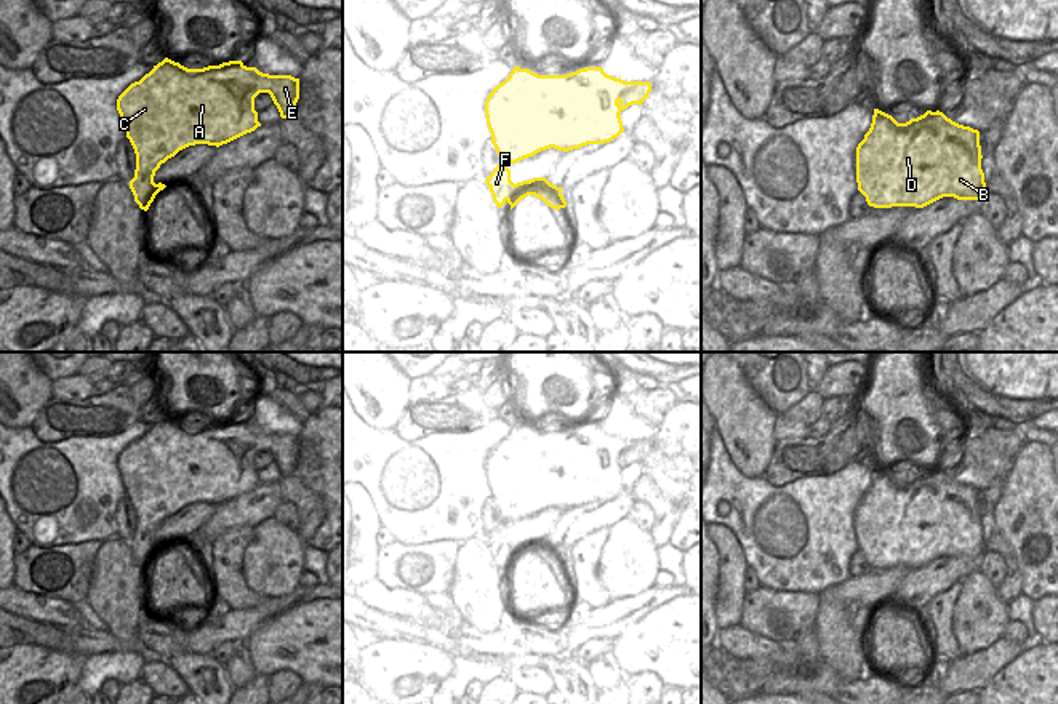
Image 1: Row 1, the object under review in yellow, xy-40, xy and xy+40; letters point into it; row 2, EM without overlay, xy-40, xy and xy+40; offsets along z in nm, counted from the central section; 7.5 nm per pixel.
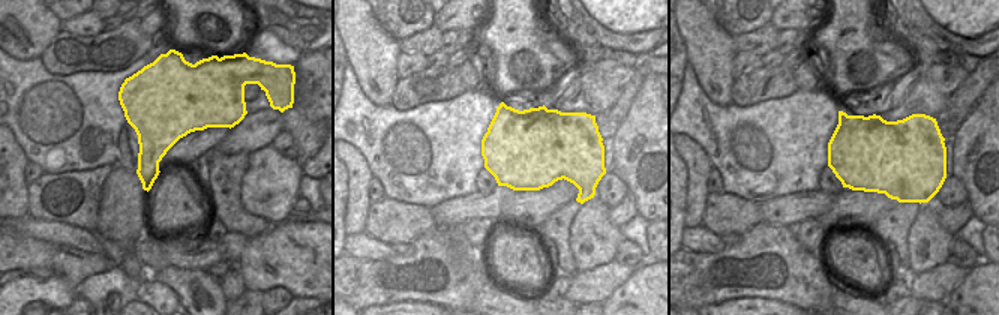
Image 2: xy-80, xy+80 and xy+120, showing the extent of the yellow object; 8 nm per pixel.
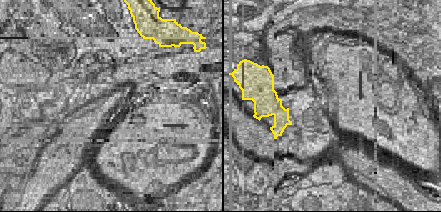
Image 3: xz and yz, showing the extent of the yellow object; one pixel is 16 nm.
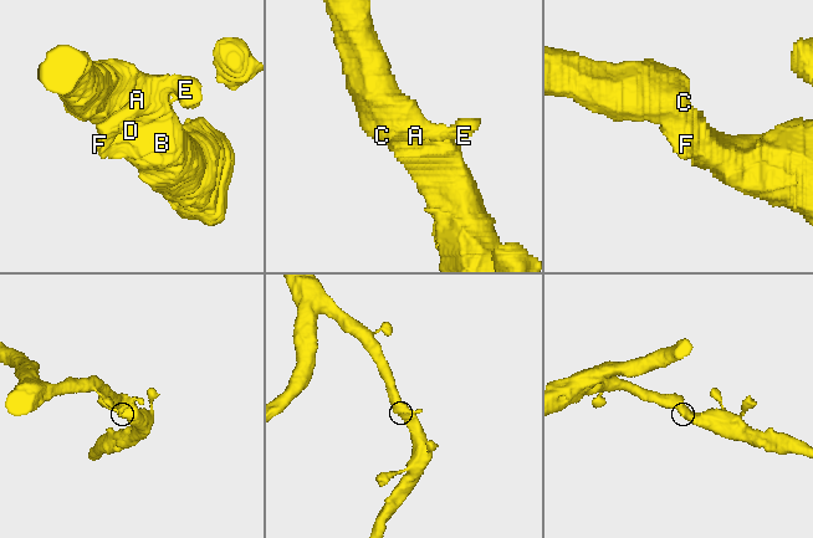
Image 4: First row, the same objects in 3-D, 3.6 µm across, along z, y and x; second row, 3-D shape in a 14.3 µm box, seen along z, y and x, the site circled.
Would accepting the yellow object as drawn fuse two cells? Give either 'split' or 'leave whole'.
leave whole

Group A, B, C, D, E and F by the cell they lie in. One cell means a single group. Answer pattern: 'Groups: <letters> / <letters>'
Groups: A B C D E F

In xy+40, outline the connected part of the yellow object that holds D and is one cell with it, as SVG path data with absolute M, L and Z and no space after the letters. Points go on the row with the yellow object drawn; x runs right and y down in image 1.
M874 109L871 128L856 147L858 190L874 208L924 208L943 197L980 200L986 194L981 158L980 131L952 122L940 110L898 123Z

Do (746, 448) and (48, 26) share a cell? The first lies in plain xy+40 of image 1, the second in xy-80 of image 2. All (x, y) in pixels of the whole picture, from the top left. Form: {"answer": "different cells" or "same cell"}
{"answer": "same cell"}

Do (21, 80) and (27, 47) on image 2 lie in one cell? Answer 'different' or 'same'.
different

